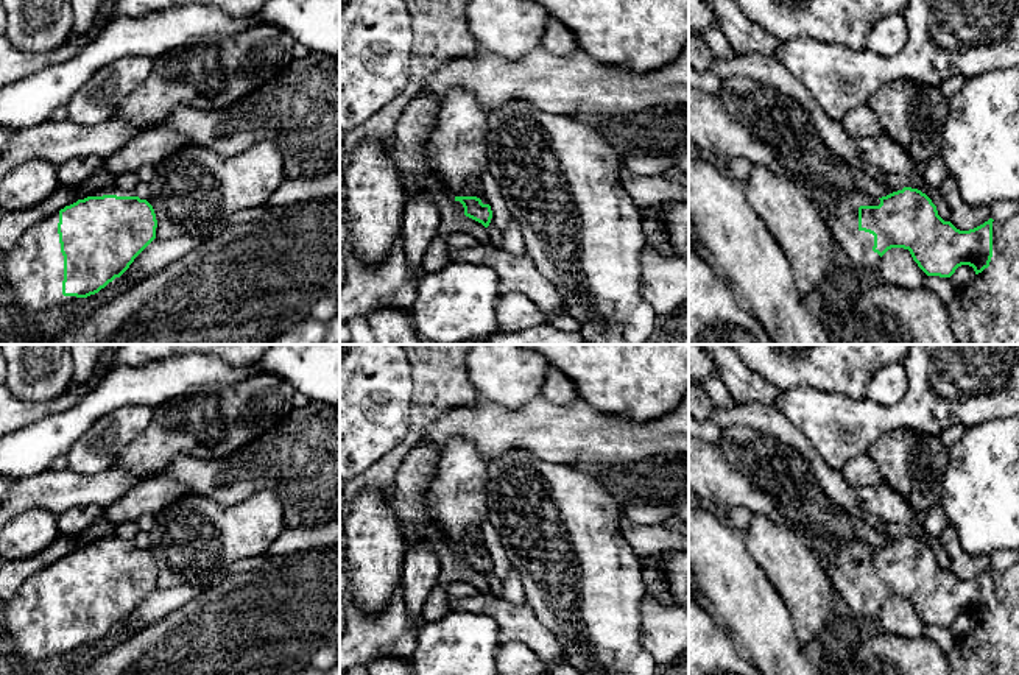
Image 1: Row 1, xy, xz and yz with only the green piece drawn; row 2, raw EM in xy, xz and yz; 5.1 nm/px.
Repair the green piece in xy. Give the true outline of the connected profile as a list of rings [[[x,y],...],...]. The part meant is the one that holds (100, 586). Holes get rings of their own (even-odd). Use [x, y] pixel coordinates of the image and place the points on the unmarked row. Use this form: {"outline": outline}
{"outline": [[[115,535],[101,538],[31,575],[19,592],[3,603],[3,631],[14,639],[12,652],[25,659],[42,659],[56,653],[69,653],[76,647],[87,647],[129,617],[134,608],[156,588],[156,577],[156,563],[146,549]]]}

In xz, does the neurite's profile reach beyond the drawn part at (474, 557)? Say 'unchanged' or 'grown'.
grown

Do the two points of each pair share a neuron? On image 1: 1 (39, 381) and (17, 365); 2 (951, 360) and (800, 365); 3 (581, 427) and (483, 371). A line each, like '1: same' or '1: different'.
1: same
2: different
3: different

